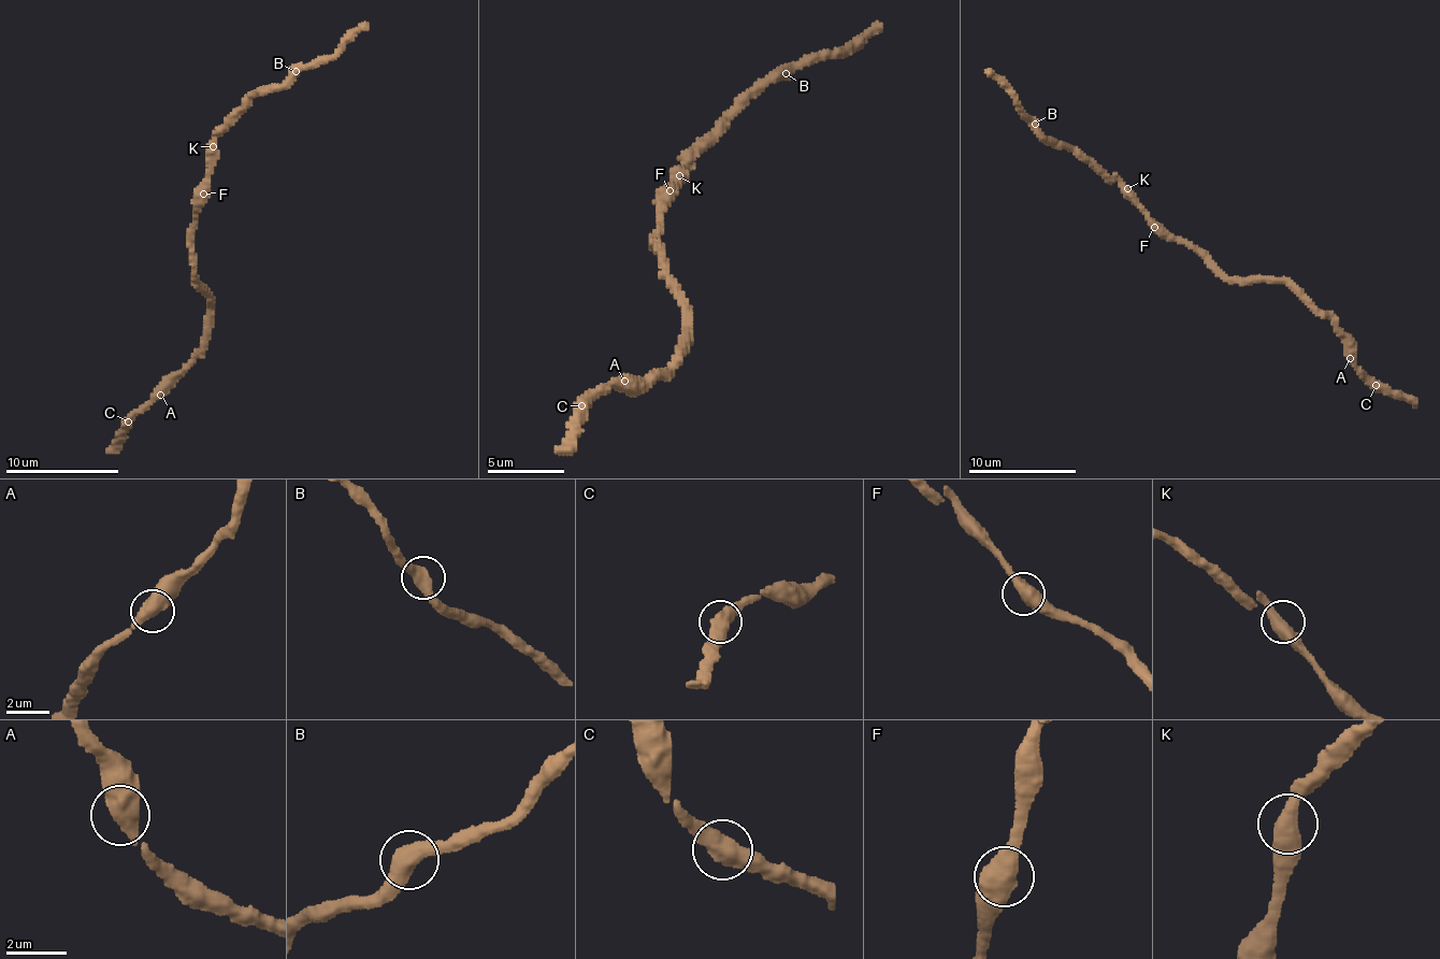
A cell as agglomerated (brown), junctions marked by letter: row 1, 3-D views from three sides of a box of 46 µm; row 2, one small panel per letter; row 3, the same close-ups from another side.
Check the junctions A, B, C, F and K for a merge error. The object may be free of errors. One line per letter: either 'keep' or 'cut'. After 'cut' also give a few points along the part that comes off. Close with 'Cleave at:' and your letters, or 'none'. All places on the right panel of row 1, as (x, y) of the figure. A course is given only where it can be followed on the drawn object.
A: keep
B: keep
C: keep
F: keep
K: keep
Cleave at: none

